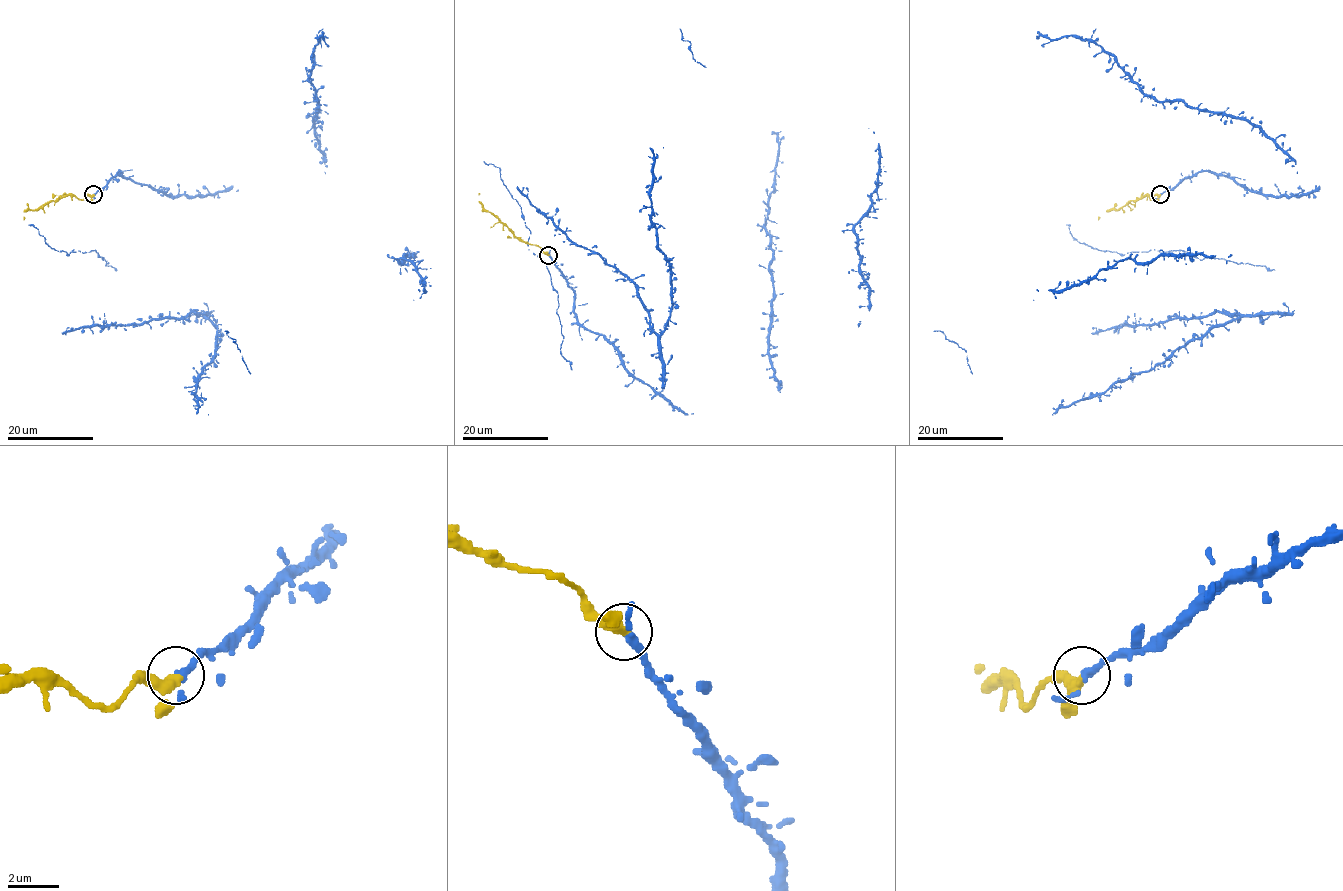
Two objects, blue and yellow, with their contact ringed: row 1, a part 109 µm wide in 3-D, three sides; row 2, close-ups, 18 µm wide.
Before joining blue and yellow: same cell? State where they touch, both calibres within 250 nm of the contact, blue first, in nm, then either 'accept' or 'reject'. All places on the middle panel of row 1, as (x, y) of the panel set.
(548, 255) | 240/300 nm | accept

